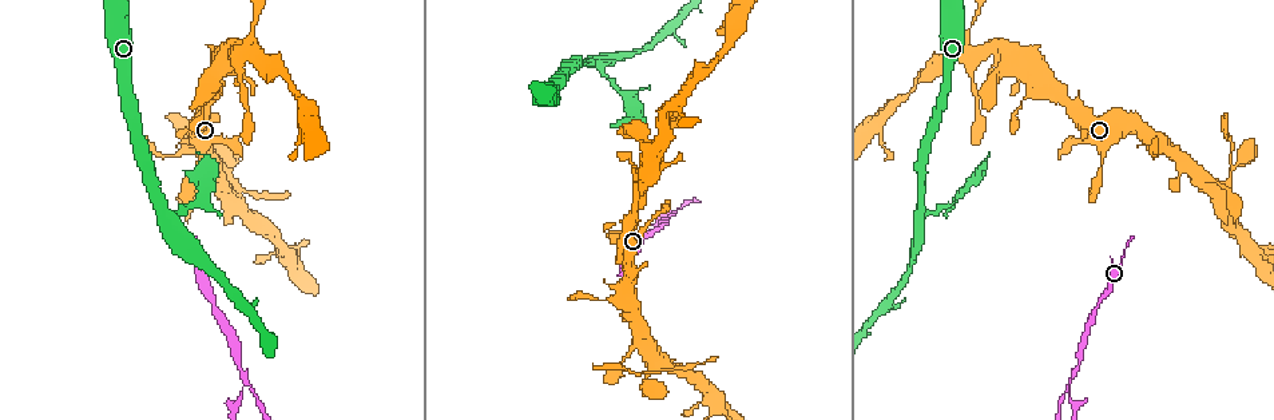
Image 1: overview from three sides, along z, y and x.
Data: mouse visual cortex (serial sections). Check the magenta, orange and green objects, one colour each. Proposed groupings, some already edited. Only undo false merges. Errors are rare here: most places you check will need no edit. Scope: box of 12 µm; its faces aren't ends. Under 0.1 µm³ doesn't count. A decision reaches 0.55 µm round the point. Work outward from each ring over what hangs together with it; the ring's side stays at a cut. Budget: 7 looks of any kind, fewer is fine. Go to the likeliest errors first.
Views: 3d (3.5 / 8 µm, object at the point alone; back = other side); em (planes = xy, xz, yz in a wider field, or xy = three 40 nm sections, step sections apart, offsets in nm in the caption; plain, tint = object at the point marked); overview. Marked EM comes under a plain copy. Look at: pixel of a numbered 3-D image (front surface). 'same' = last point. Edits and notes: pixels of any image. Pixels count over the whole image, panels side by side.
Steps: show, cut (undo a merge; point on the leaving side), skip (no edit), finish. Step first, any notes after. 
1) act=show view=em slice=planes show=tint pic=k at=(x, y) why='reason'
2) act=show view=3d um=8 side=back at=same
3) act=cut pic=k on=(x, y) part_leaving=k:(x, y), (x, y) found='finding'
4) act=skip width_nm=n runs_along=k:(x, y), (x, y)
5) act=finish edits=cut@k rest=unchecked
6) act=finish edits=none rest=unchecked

act=show view=3d um=8 side=back pic=1 at=(673, 213) why='arms part here'

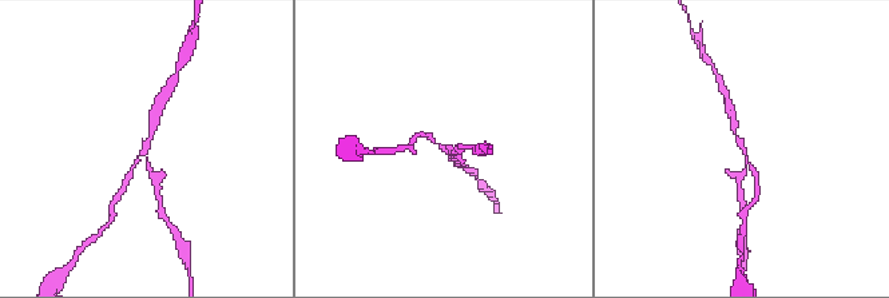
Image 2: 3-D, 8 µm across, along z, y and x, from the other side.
act=show view=em slice=planes show=tint pic=2 at=(744, 153) arms=3 arm_widths_nm=150,200,200 why='shape alone is not enough'

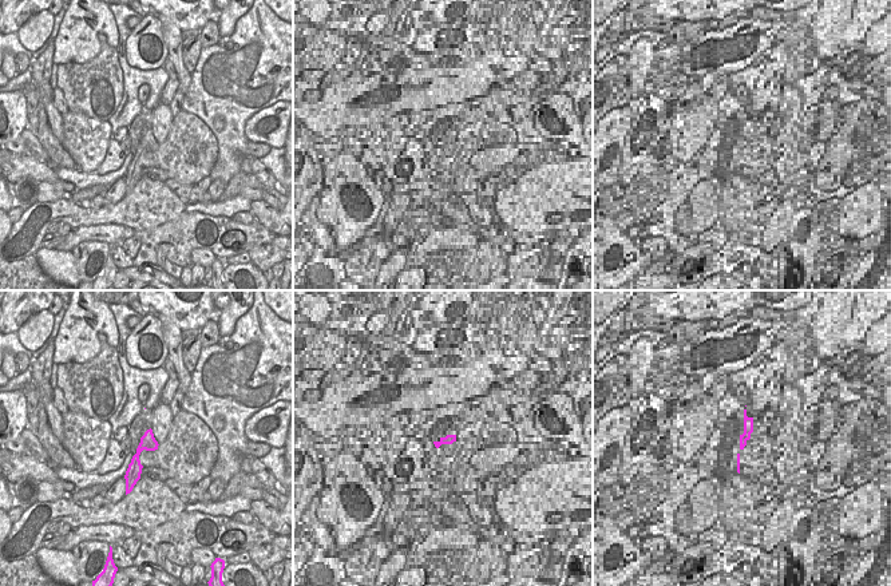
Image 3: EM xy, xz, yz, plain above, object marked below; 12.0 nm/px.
act=cut pic=2 on=(154, 175) part_leaving=2:(146, 159), (159, 194) found='two cells meet here'

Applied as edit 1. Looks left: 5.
act=show view=overview why='redraw'

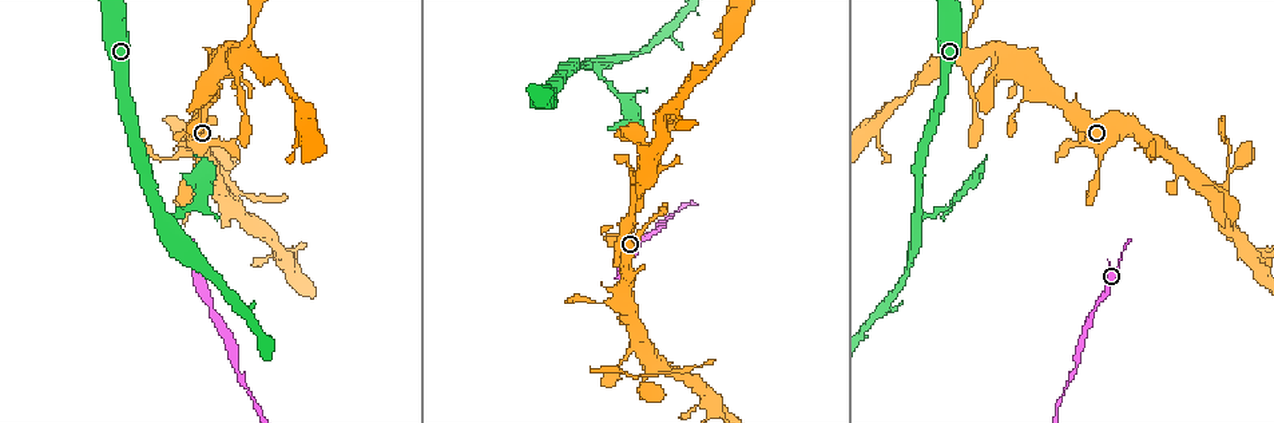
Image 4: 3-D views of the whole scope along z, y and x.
act=show view=3d um=3.5 pic=4 at=(645, 381) why='sharp bend'

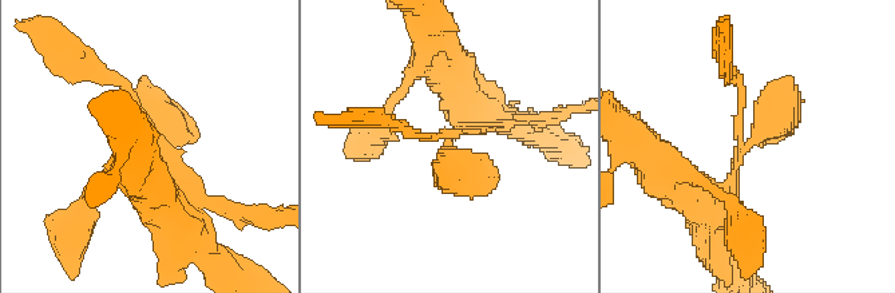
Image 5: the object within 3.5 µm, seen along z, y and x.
act=skip runs_along=5:(693, 194), (708, 206), (772, 119), (783, 133) found='one cell here'

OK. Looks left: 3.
act=show view=em slice=xy step=3 show=tint pic=4 at=(661, 115) why='four arms meet'

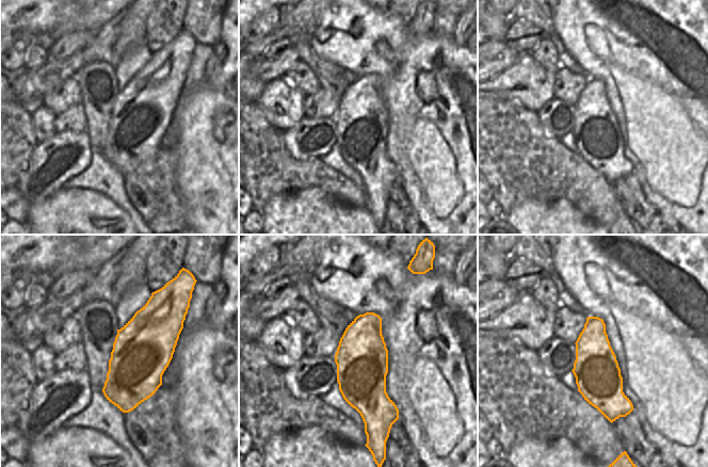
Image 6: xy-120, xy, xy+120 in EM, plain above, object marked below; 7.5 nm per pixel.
act=show view=3d um=3.5 at=same why='see where the arms go'

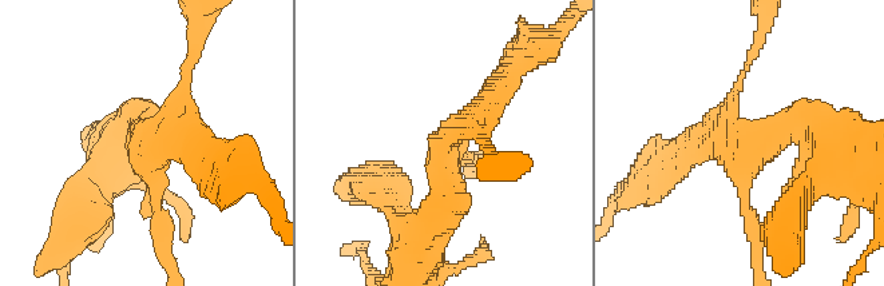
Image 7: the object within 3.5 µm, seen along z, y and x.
act=skip arms=4 runs_along=7:(435, 221), (444, 142), (506, 84) found='one cell here'

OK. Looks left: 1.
act=finish edits=cut@2 rest=unchecked

